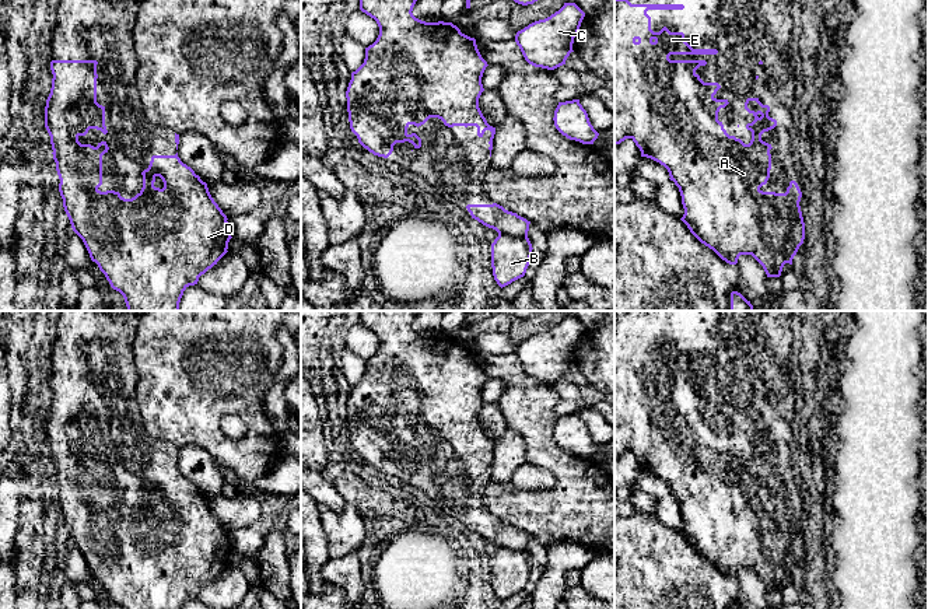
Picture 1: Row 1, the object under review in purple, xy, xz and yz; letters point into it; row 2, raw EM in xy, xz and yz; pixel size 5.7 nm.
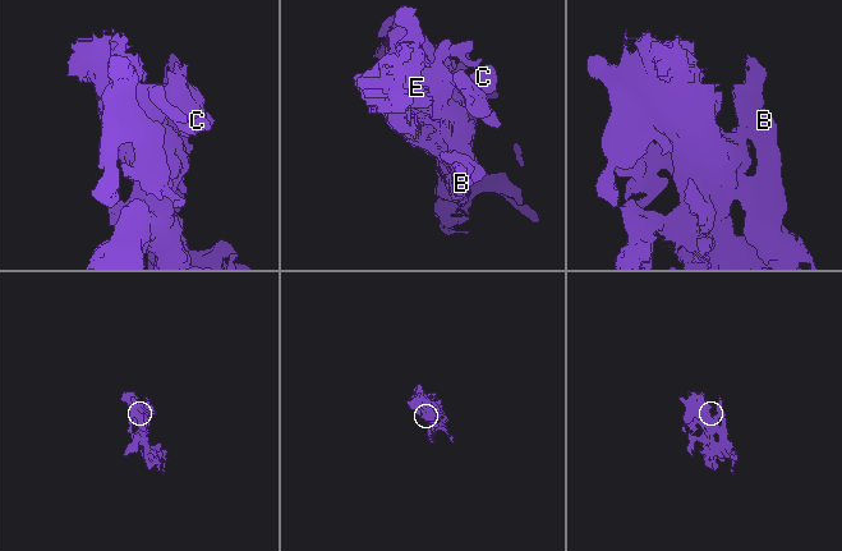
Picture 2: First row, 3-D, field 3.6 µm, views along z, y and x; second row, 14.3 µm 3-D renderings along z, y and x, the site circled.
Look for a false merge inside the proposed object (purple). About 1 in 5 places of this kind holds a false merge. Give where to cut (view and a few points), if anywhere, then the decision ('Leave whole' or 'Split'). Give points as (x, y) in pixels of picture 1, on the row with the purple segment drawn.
No split. Leave whole

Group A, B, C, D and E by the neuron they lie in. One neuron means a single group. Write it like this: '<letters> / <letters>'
A B C D E

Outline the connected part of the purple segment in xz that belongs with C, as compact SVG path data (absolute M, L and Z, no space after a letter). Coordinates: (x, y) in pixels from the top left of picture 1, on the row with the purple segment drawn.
M575 3L564 6L544 20L535 21L518 31L515 42L525 60L547 70L565 64L572 50L585 13Z

